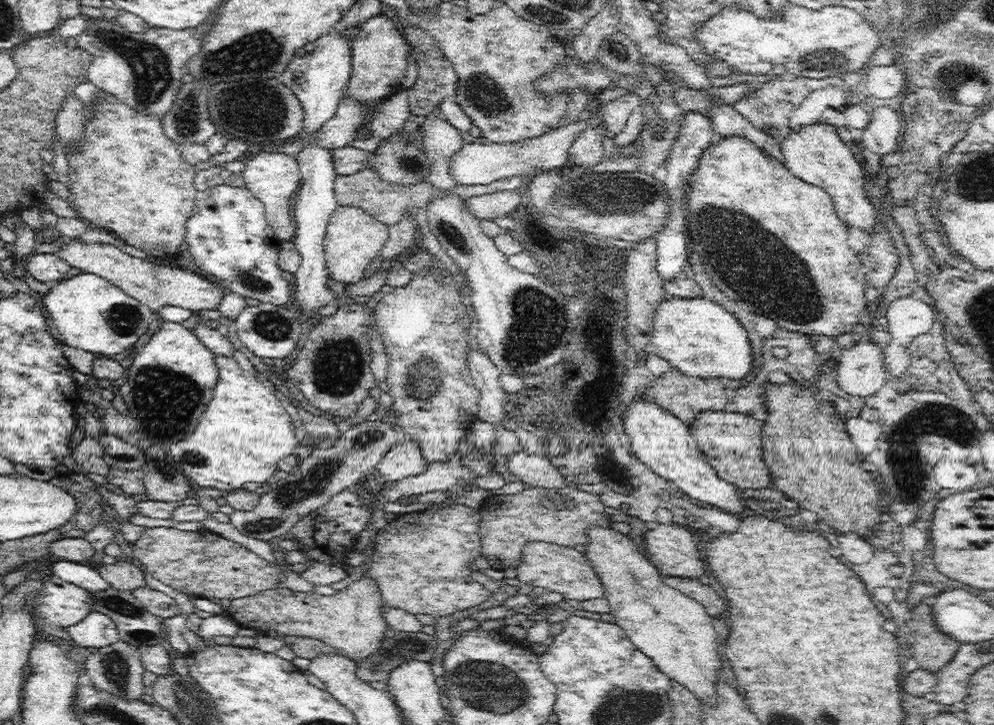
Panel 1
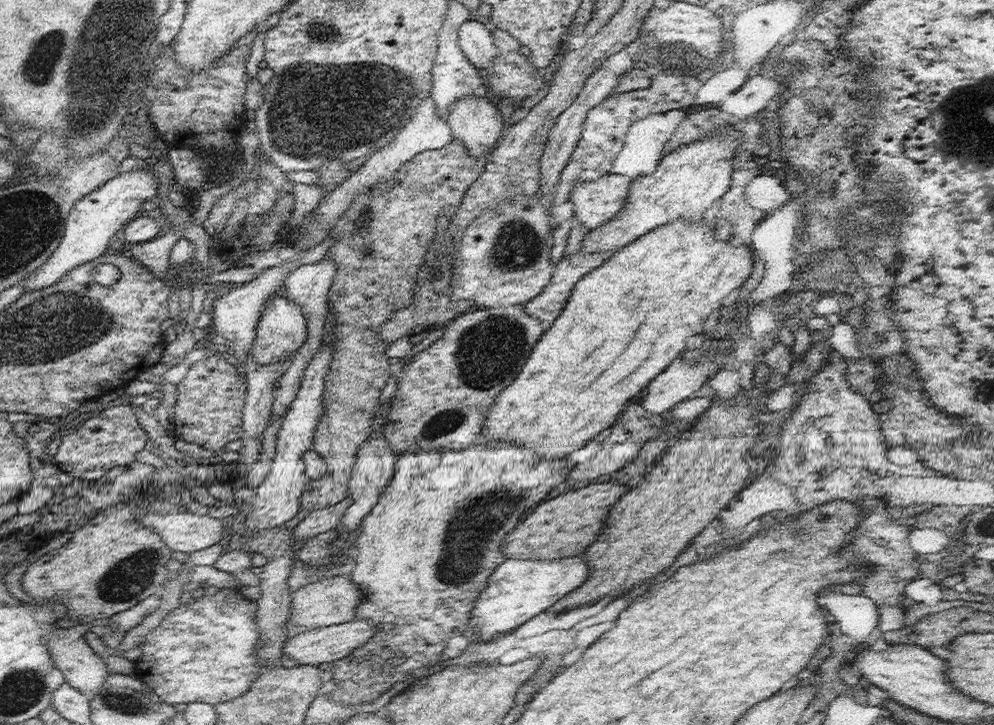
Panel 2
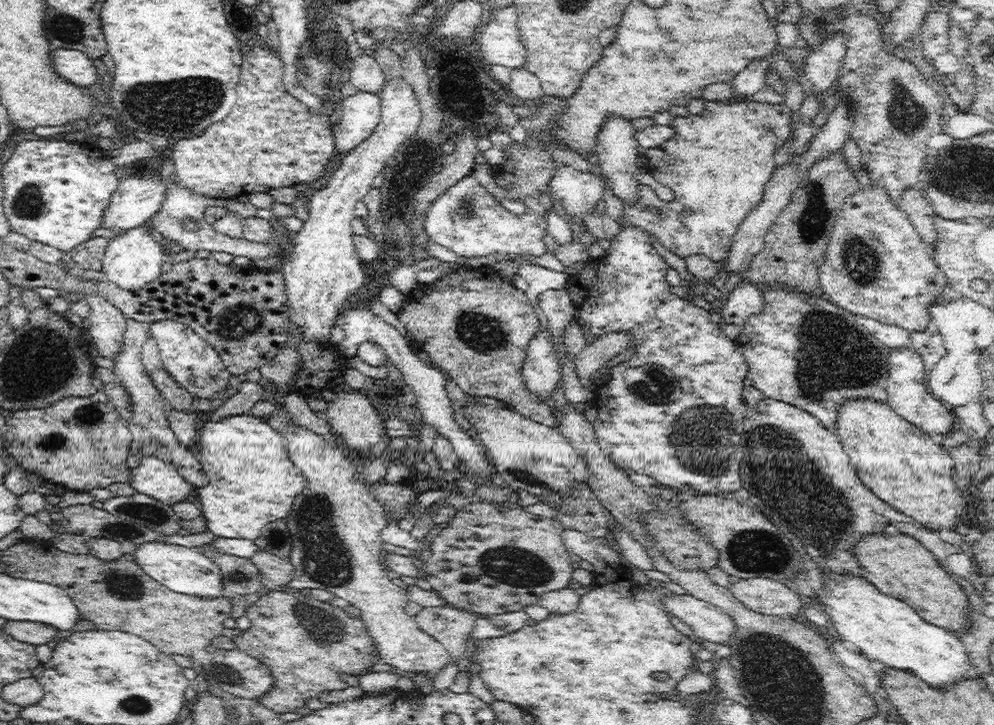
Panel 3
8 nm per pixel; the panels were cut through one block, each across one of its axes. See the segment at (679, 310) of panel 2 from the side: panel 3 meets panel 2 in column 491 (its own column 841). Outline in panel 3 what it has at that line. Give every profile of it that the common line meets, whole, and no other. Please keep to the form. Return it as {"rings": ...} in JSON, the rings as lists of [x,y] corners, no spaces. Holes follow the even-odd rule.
{"rings":[[[852,400],[852,402],[846,402],[846,404],[840,408],[838,417],[836,432],[844,452],[847,452],[847,455],[849,456],[850,465],[852,465],[853,468],[856,468],[856,472],[858,472],[860,481],[864,483],[864,486],[869,488],[876,496],[879,496],[886,504],[899,510],[902,514],[910,516],[915,522],[922,524],[924,528],[928,528],[929,530],[942,530],[942,528],[956,530],[958,522],[962,522],[962,520],[967,522],[975,521],[970,516],[967,516],[968,508],[966,507],[966,501],[964,501],[962,491],[960,491],[956,485],[957,472],[955,471],[955,462],[949,455],[949,445],[942,446],[936,444],[928,434],[922,432],[922,430],[914,424],[908,423],[908,420],[904,420],[902,416],[899,416],[896,412],[892,411],[892,407],[888,404],[882,404],[882,402],[876,402],[874,400]]]}

